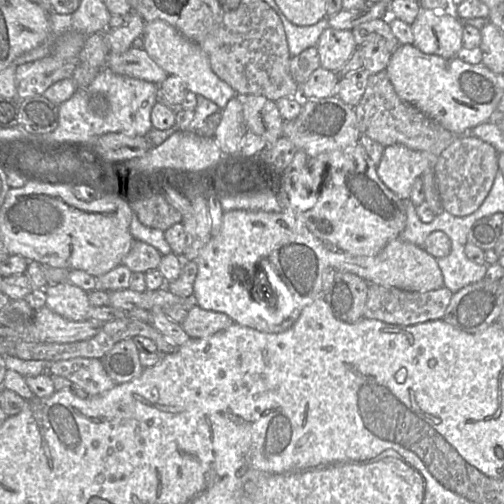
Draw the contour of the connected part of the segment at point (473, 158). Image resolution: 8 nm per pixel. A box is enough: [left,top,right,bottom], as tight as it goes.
[434,135,498,217]

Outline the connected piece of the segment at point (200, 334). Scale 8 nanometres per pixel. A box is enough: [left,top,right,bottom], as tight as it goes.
[180,304,234,338]

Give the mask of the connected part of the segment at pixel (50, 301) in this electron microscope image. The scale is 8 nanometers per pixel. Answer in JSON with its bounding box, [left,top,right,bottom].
[41,281,90,322]

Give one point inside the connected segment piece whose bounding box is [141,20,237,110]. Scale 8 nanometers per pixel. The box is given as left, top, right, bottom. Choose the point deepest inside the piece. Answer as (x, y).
(178, 56)

